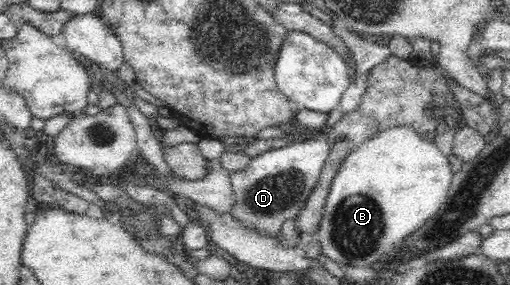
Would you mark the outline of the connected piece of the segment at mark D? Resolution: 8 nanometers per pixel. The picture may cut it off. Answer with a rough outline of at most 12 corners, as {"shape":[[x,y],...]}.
{"shape":[[329,136],[293,141],[231,172],[231,214],[276,235],[322,173]]}

